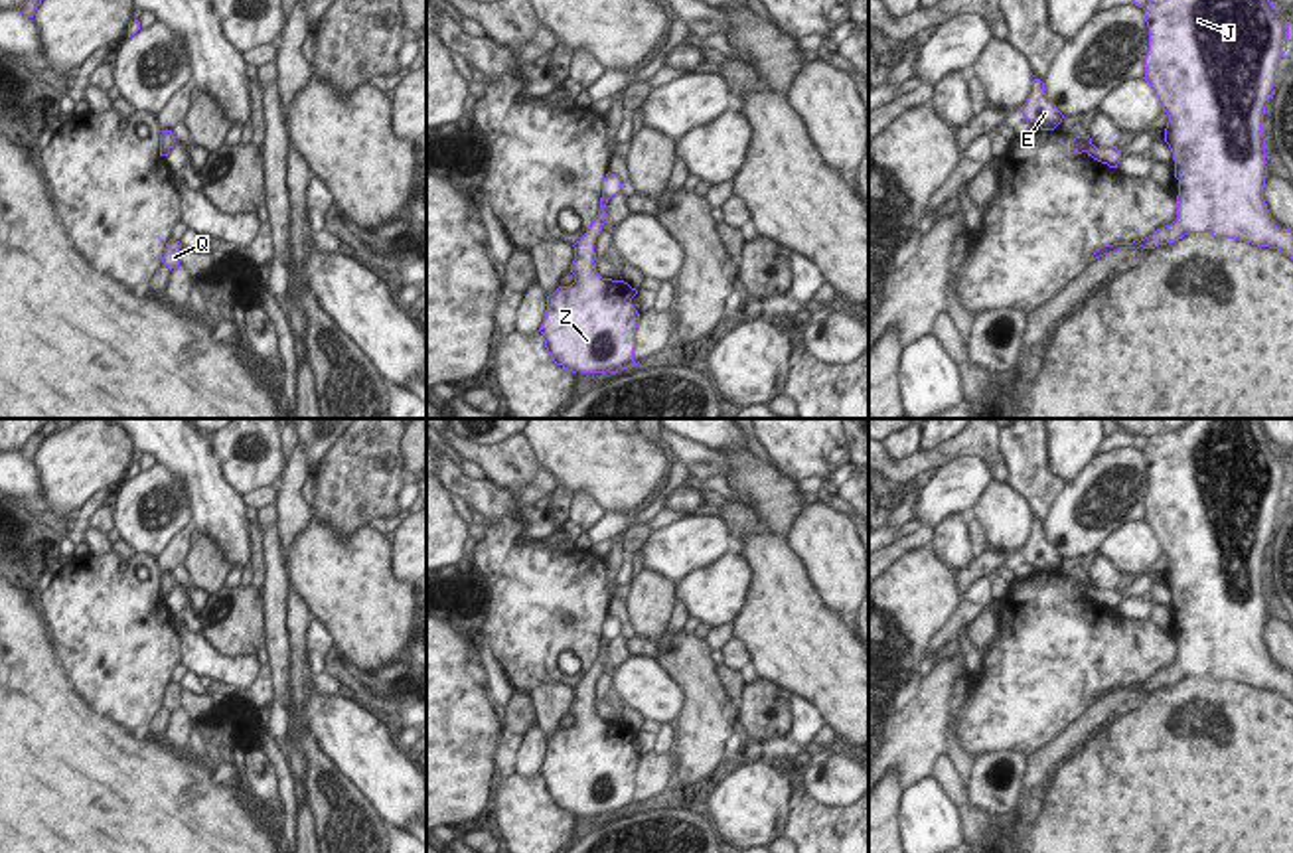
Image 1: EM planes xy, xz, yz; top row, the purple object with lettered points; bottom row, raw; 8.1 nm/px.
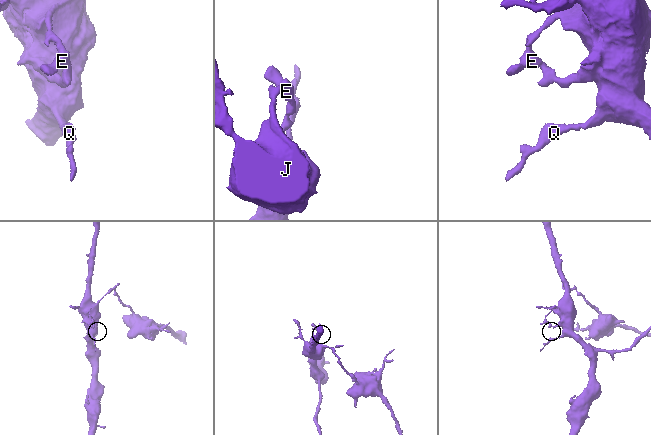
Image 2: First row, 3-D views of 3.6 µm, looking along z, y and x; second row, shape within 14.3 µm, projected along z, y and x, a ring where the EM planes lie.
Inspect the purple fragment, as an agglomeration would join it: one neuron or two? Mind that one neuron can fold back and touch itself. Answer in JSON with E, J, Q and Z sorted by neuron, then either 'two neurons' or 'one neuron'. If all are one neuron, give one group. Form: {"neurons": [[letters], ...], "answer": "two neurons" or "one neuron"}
{"neurons": [["E"], ["J", "Q", "Z"]], "answer": "two neurons"}

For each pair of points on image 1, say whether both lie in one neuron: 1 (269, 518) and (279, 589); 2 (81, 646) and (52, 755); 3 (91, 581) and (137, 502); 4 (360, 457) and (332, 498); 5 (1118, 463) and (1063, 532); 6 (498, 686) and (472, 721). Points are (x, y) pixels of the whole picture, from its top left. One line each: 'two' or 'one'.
1: two
2: two
3: two
4: one
5: one
6: two

